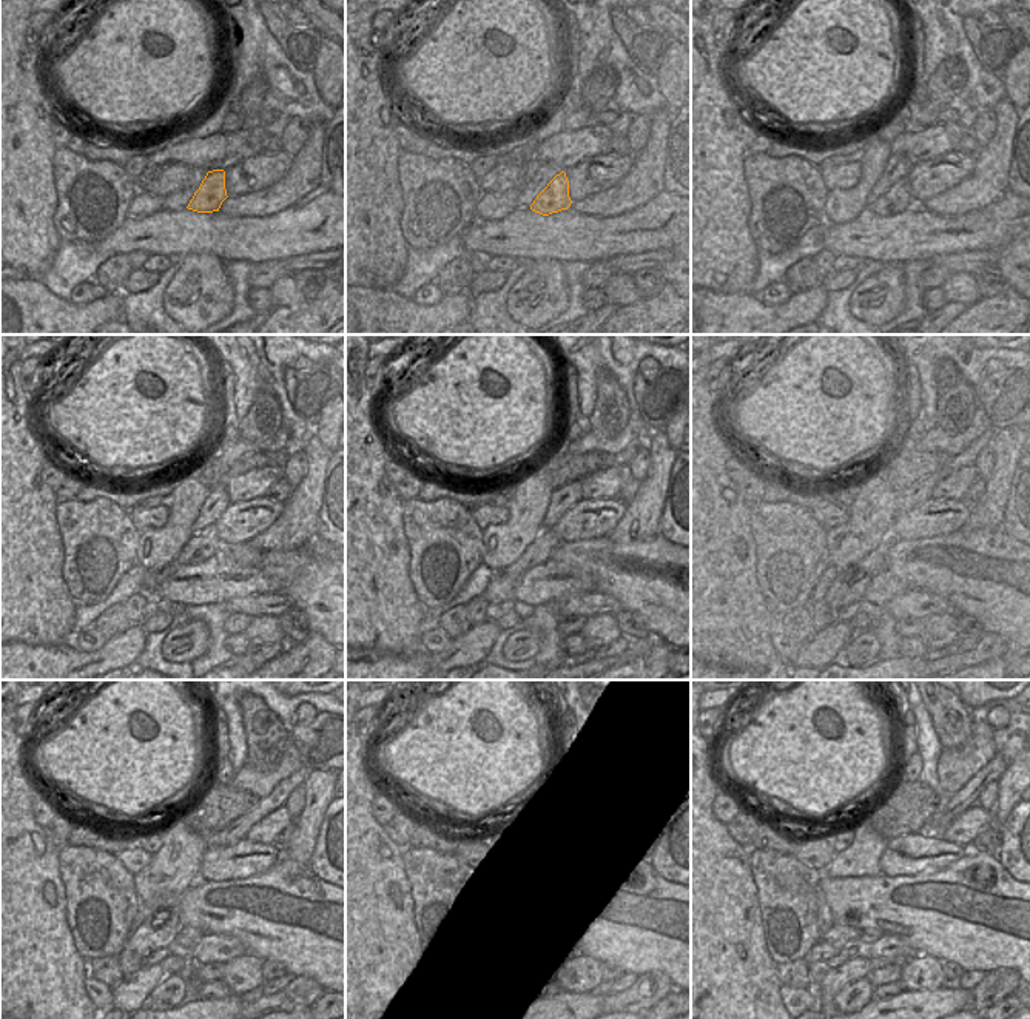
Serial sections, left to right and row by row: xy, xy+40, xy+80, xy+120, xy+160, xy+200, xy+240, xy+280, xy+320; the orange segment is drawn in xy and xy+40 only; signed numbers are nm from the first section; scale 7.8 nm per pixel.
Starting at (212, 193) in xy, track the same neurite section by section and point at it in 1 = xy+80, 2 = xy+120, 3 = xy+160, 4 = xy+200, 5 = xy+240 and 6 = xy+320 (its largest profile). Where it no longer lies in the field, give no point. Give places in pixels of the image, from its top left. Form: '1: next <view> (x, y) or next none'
1: next xy+80 (898, 199)
2: next xy+120 (201, 546)
3: next xy+160 (501, 588)
4: next xy+200 (850, 586)
5: next xy+240 (159, 930)
6: next xy+320 (834, 941)

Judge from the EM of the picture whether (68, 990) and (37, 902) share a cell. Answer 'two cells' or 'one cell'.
one cell

